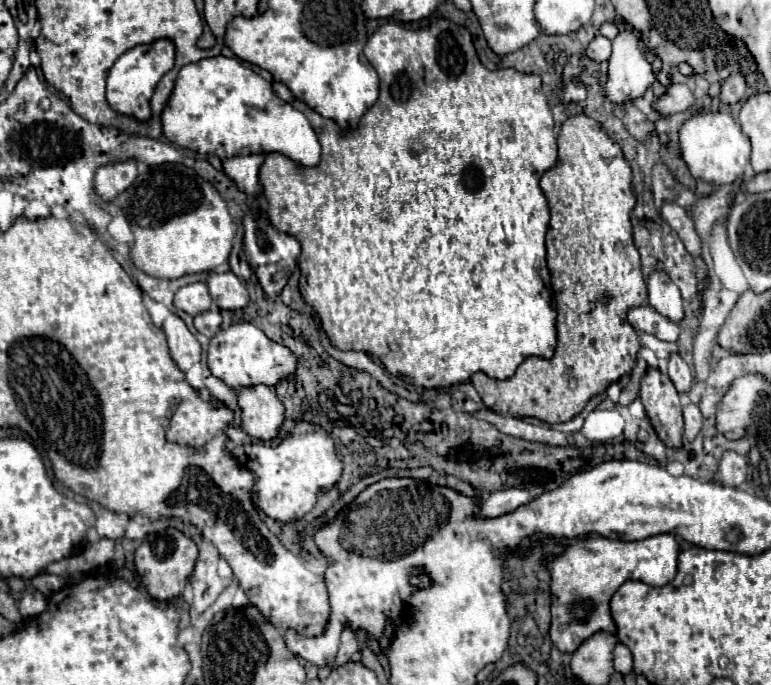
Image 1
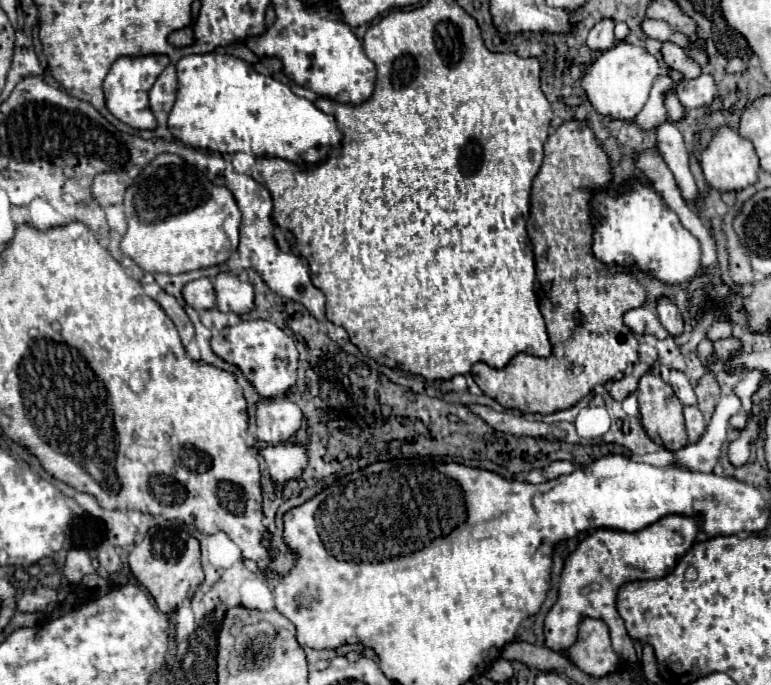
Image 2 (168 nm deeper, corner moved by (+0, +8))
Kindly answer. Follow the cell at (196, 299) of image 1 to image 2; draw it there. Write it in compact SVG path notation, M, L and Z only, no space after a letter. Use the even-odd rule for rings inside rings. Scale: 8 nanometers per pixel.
M198 278L198 280L188 282L182 288L182 296L184 296L186 304L192 306L194 310L208 310L216 304L214 286L212 286L210 278Z

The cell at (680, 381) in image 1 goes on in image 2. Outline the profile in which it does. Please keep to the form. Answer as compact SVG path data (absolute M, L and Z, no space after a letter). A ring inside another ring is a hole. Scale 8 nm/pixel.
M670 370L670 378L668 378L670 386L674 388L676 396L680 398L682 404L696 404L696 394L694 394L694 388L688 380L688 376L680 370Z

